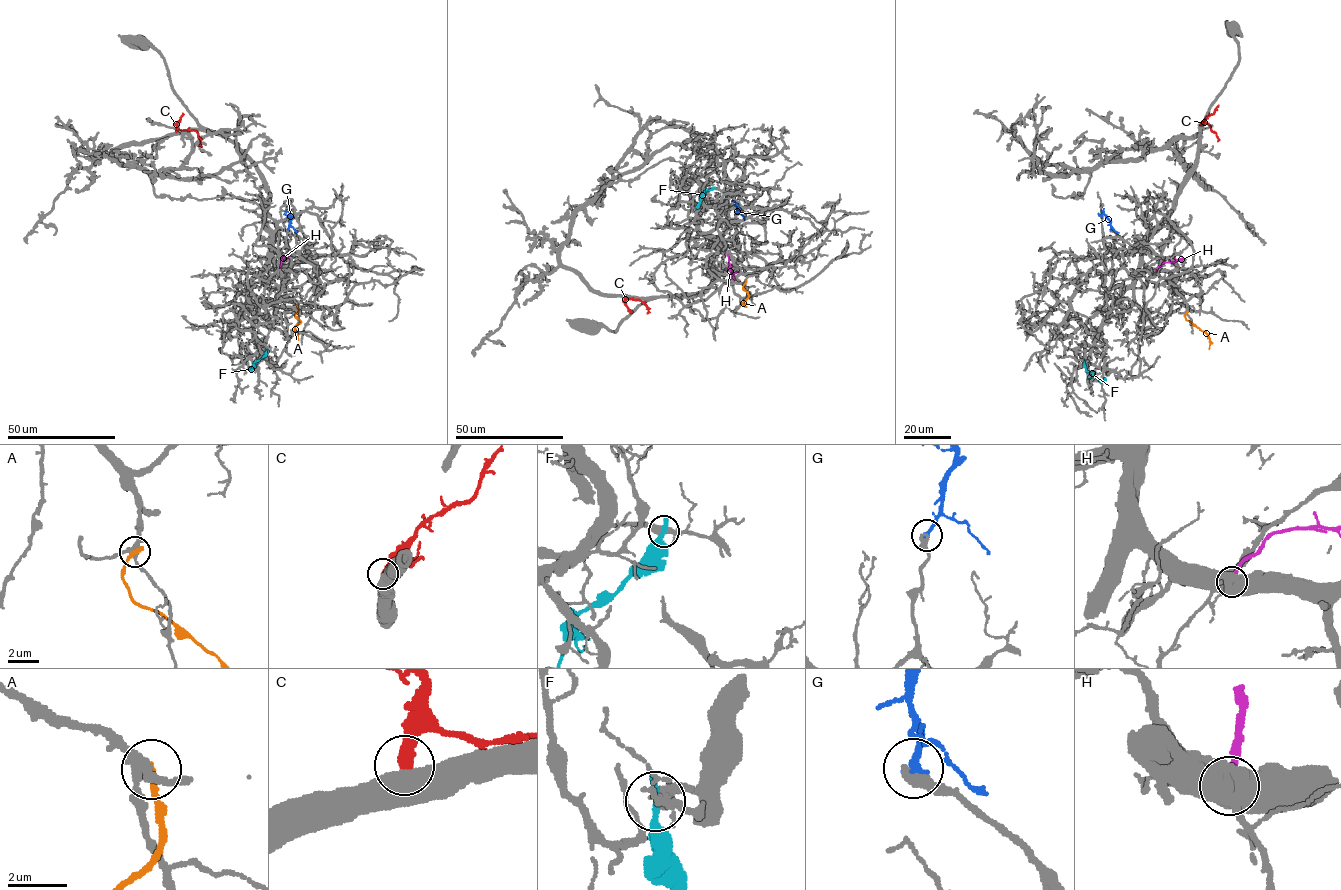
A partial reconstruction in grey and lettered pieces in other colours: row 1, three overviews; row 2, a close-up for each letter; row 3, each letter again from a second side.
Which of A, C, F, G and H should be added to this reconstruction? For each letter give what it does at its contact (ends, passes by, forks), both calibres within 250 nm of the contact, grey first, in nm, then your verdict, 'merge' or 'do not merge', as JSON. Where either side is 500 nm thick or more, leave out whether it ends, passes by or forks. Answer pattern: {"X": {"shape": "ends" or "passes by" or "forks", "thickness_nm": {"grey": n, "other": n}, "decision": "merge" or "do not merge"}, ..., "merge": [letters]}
{"A": {"shape": "ends", "thickness_nm": {"grey": 320, "other": 280}, "decision": "do not merge"}, "C": {"thickness_nm": {"grey": 750, "other": 380}, "decision": "do not merge"}, "F": {"shape": "ends", "thickness_nm": {"grey": 340, "other": 340}, "decision": "do not merge"}, "G": {"shape": "ends", "thickness_nm": {"grey": 480, "other": 280}, "decision": "merge"}, "H": {"thickness_nm": {"grey": 850, "other": 300}, "decision": "do not merge"}, "merge": ["G"]}

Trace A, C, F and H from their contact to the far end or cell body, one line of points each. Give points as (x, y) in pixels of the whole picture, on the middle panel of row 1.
A: (745, 283), (742, 288), (748, 296), (742, 302), (746, 303)
C: (624, 295), (639, 299), (649, 312)
F: (715, 187), (702, 195), (697, 207)
H: (728, 255), (734, 280)

